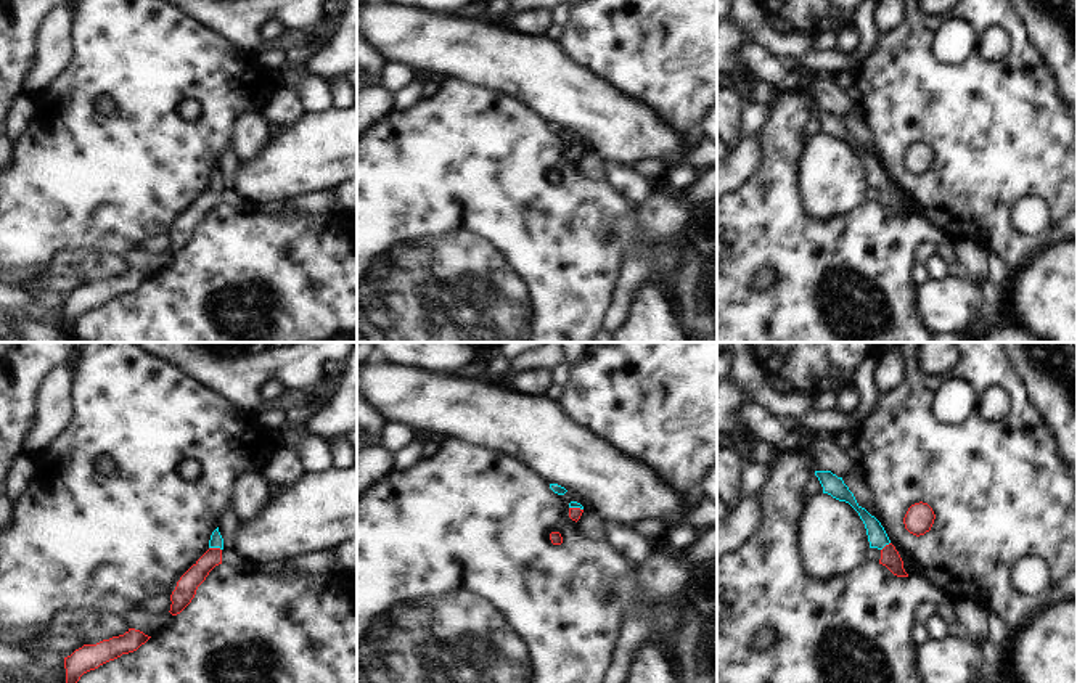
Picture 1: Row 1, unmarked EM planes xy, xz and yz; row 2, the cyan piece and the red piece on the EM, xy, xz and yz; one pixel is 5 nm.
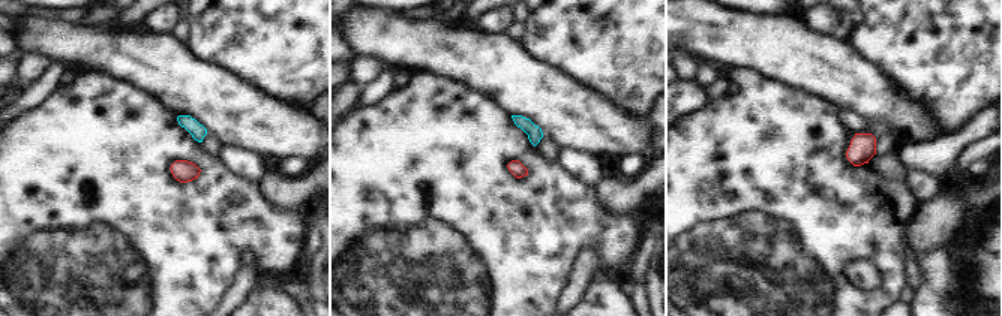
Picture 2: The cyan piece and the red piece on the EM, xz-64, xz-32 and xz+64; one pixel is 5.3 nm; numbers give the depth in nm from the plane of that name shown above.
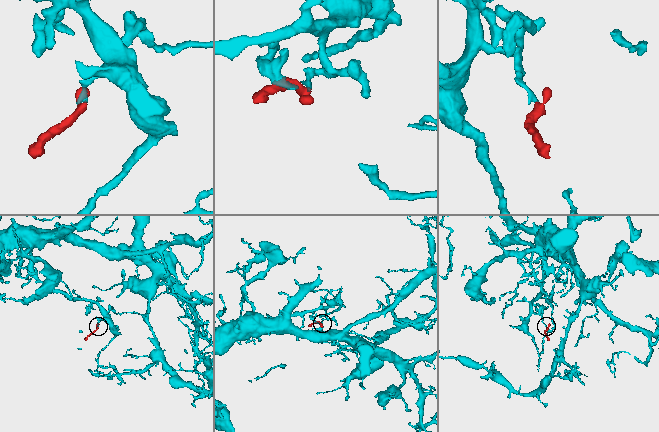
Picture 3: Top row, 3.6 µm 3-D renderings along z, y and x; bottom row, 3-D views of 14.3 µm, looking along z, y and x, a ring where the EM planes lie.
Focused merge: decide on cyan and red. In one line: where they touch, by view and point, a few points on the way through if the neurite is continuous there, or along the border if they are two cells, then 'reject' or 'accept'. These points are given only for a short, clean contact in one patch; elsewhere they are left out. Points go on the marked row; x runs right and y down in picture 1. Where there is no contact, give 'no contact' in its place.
contact xy (216, 547); way xy (216, 540), (216, 547), (214, 555), (195, 576); accept

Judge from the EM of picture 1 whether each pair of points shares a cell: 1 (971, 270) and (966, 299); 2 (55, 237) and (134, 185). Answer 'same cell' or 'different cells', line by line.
1: different cells
2: same cell

